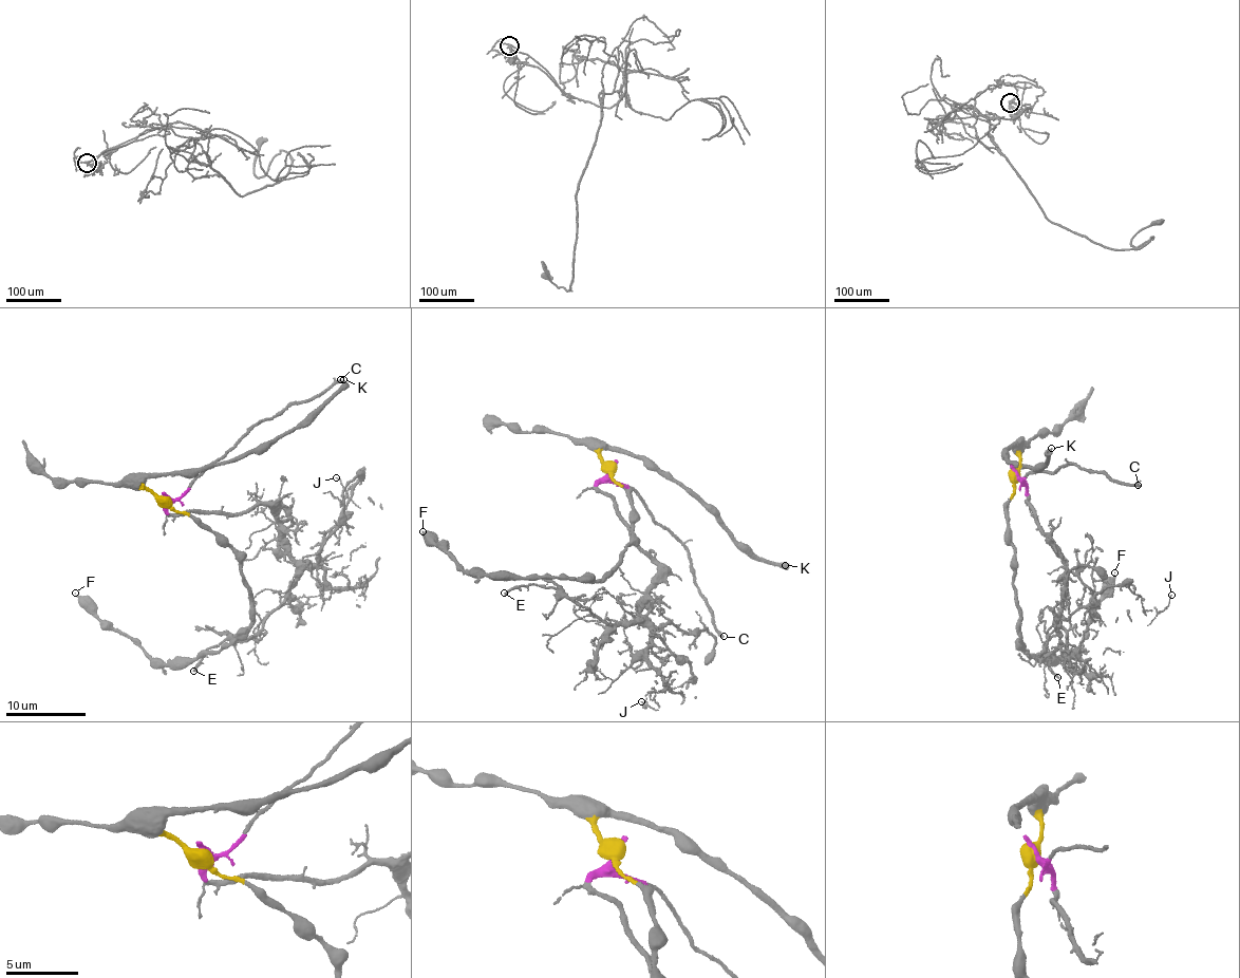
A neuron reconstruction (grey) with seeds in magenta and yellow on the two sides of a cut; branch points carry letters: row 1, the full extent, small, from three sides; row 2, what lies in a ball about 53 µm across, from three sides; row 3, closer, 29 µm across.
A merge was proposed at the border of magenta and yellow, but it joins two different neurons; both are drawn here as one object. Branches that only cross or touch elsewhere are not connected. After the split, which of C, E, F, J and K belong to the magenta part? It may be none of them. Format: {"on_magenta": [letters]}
{"on_magenta": ["C", "E", "J"]}

